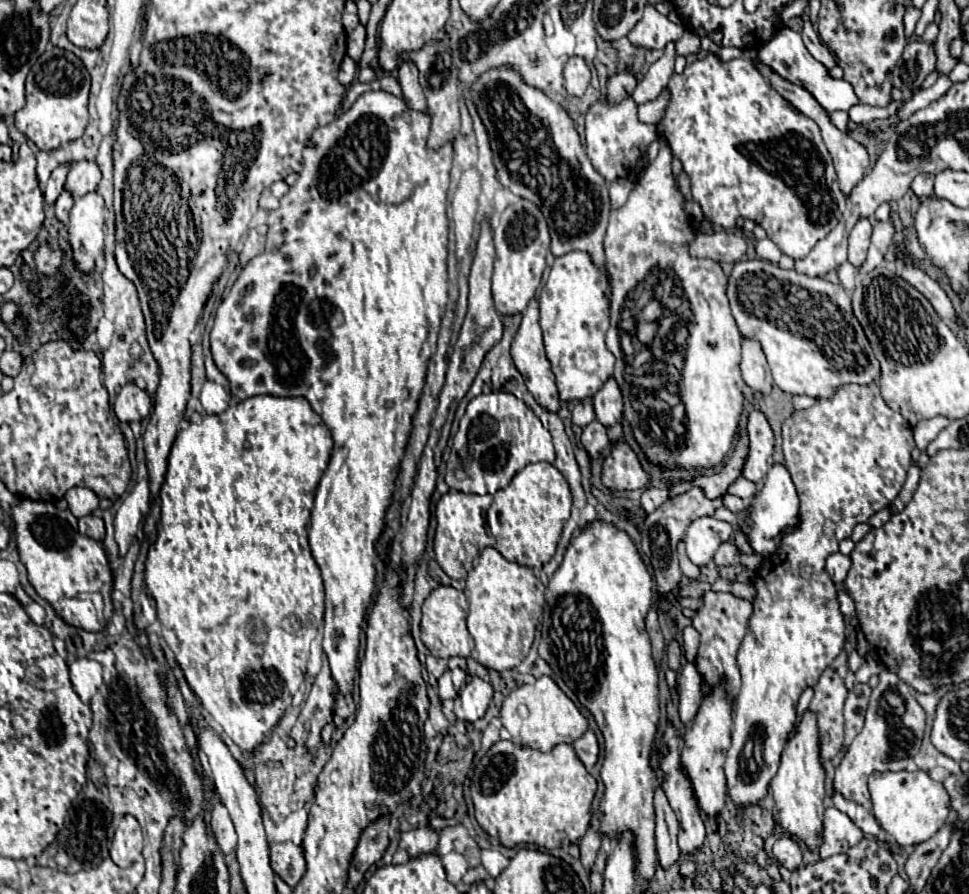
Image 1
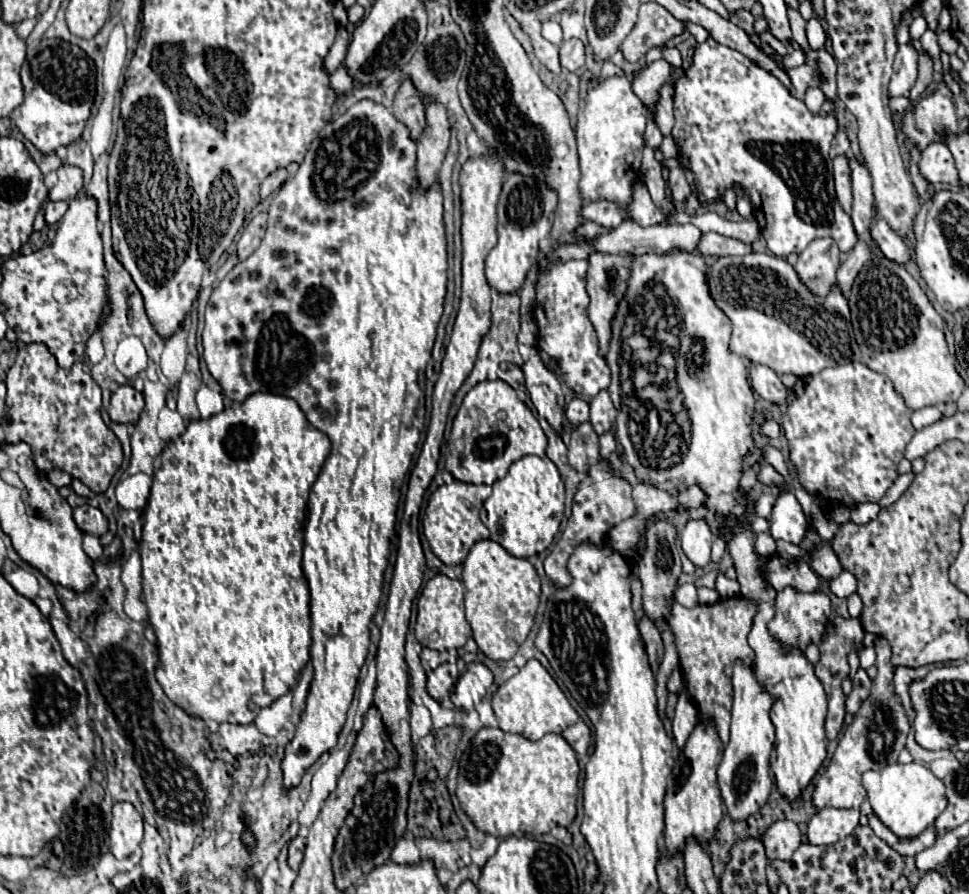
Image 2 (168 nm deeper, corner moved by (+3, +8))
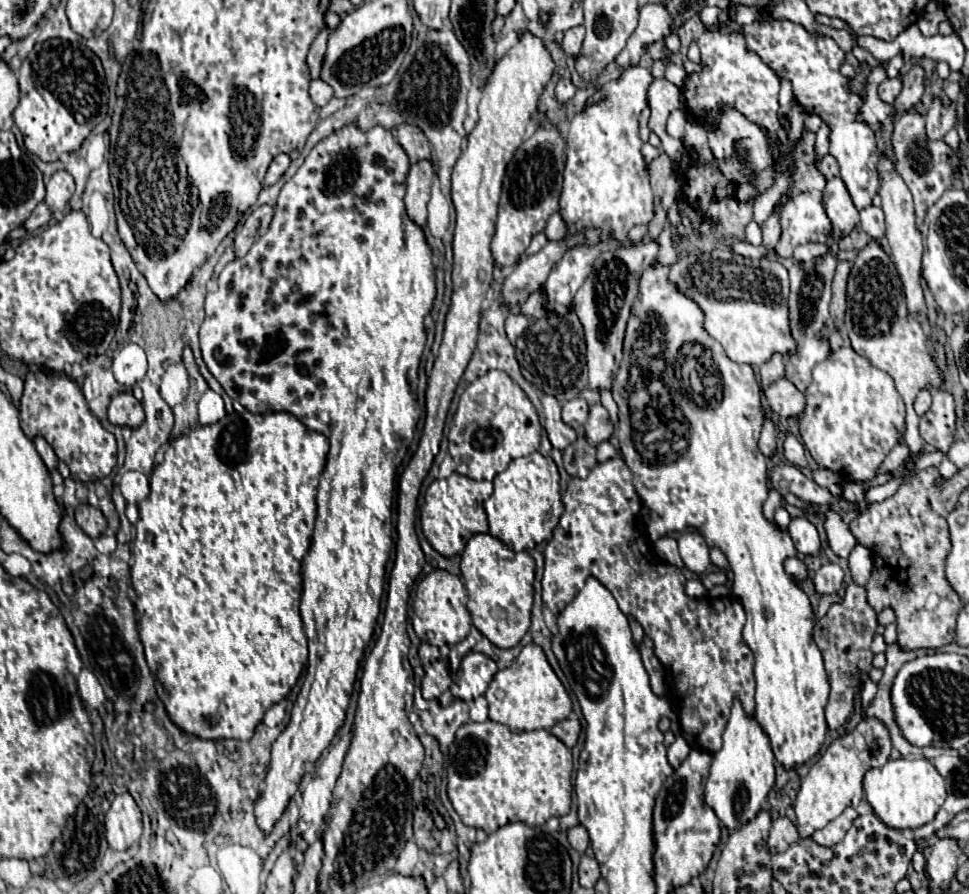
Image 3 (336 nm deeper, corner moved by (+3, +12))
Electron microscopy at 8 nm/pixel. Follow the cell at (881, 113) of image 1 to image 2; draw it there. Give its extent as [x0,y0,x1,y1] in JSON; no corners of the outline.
[673,38,857,256]

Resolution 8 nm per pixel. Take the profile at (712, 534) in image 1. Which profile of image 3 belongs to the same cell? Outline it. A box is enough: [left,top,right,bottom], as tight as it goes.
[677,532,711,574]

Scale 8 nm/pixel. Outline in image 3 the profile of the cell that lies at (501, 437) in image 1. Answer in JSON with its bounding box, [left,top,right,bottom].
[449,370,539,481]

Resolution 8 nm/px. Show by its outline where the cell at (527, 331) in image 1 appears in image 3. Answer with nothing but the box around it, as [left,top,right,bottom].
[541,394,577,450]

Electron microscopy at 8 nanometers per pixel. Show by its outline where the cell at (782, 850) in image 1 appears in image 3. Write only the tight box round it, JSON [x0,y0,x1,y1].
[769,816,799,854]

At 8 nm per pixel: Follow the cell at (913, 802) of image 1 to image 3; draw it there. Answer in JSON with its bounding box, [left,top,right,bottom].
[863,758,945,828]

